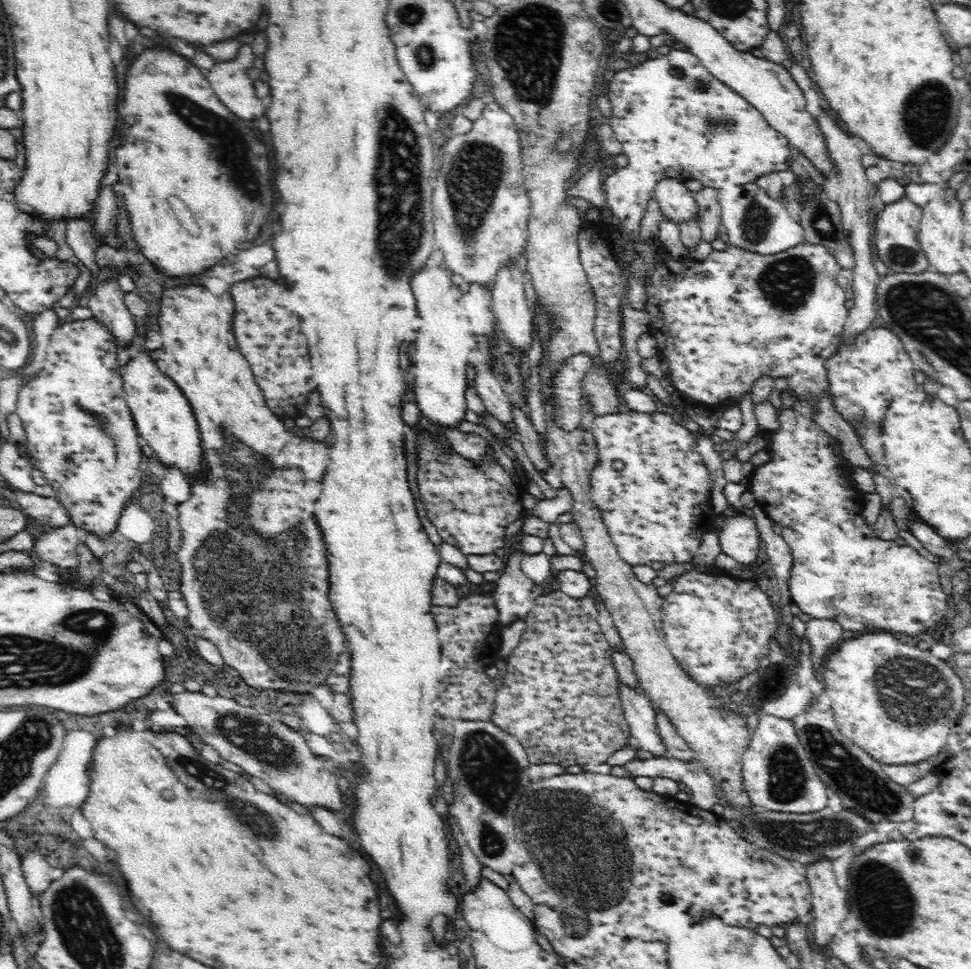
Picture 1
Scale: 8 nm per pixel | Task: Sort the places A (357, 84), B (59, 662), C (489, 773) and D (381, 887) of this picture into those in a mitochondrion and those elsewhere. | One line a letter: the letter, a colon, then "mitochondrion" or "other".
A: other
B: mitochondrion
C: mitochondrion
D: other

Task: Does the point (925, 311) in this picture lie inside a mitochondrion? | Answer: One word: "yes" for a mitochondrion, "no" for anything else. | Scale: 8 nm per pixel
yes

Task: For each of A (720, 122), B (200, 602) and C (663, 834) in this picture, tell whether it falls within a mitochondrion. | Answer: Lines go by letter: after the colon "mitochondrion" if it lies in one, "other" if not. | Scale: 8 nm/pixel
A: mitochondrion
B: mitochondrion
C: other

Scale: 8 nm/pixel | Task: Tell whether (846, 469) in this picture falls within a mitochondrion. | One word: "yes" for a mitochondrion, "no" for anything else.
no

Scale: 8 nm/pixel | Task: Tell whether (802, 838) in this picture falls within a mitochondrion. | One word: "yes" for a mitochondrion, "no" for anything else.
yes

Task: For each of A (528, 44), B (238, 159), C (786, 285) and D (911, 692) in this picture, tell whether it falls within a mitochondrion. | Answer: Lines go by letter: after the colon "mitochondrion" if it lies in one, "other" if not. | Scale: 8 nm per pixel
A: mitochondrion
B: mitochondrion
C: mitochondrion
D: mitochondrion

